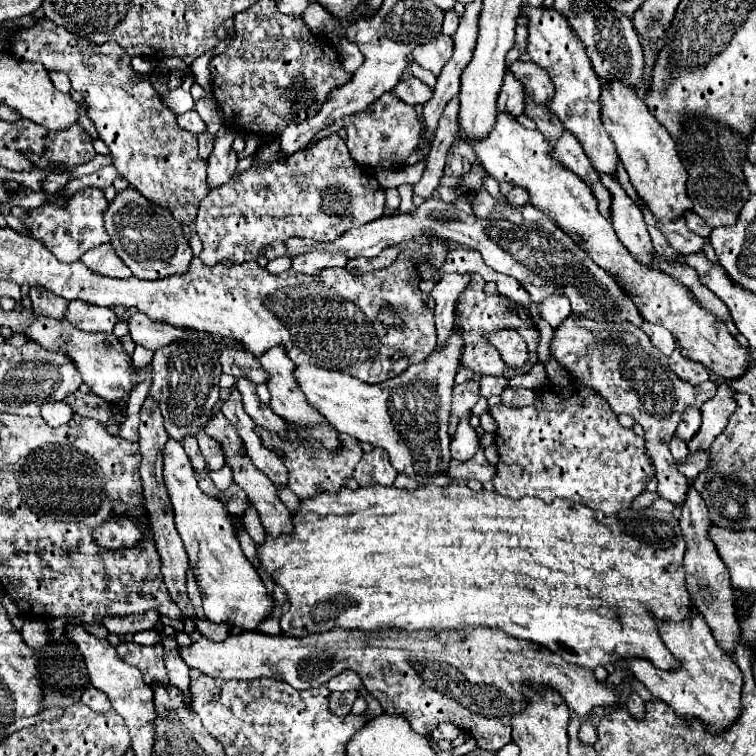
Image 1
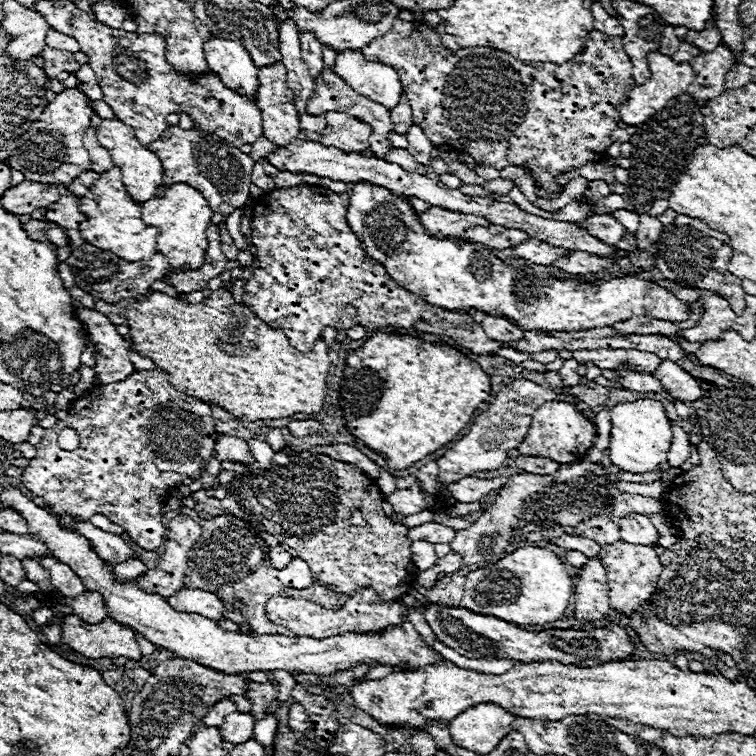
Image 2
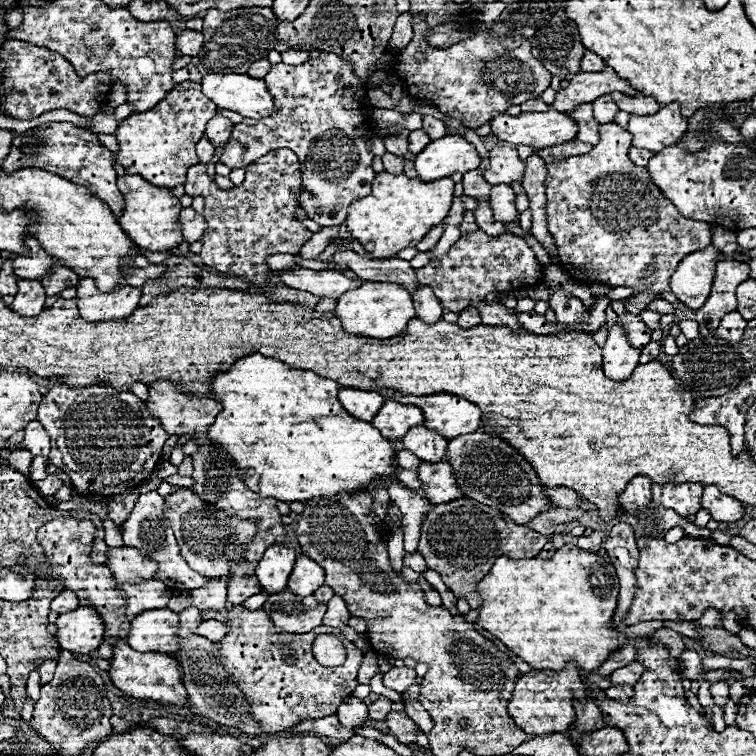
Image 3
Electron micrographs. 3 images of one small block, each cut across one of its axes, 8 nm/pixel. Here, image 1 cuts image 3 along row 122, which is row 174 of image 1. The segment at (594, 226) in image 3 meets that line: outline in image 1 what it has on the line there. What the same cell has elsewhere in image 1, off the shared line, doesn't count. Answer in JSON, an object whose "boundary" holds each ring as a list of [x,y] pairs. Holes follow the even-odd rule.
{"boundary":[[[524,8],[524,16],[530,20],[528,30],[528,54],[530,60],[542,66],[550,80],[554,82],[554,96],[546,100],[546,106],[552,114],[558,116],[558,120],[564,124],[568,132],[572,132],[578,142],[582,144],[588,160],[592,162],[592,168],[600,174],[610,174],[616,176],[616,164],[618,156],[614,150],[614,144],[610,136],[604,132],[602,120],[600,120],[600,94],[602,94],[602,84],[592,72],[592,64],[588,60],[588,54],[584,52],[584,46],[576,40],[576,36],[570,32],[568,22],[560,12],[554,8]]]}

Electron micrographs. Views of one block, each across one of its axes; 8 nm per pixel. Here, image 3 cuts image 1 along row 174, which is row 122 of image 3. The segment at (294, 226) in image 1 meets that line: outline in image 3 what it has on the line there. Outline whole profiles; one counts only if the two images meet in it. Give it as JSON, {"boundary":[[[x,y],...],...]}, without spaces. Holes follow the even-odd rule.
{"boundary":[[[322,52],[318,58],[310,58],[304,64],[274,64],[264,78],[274,98],[276,114],[268,118],[243,118],[234,124],[232,136],[224,146],[220,162],[230,170],[246,168],[256,158],[268,154],[268,150],[290,148],[298,158],[302,172],[302,194],[298,202],[308,216],[320,226],[340,226],[346,222],[348,206],[356,198],[368,194],[368,186],[376,176],[372,170],[370,138],[372,126],[368,124],[368,88],[354,74],[352,64],[338,54]],[[332,130],[334,134],[324,134]],[[336,148],[336,150],[332,150]],[[352,148],[358,150],[338,150]]]}

